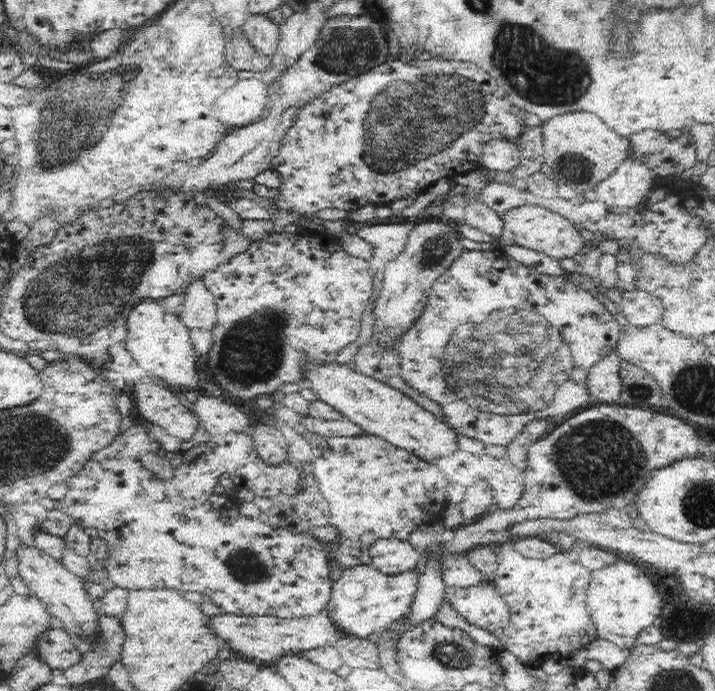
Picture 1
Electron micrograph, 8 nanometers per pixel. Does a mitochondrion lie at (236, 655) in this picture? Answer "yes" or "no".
no

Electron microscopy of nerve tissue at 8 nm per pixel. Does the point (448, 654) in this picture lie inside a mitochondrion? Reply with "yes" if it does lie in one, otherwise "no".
yes

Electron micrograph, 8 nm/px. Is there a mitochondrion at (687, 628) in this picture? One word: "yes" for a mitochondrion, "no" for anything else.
yes

